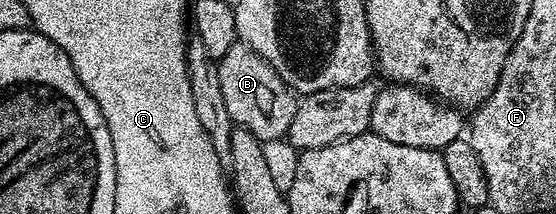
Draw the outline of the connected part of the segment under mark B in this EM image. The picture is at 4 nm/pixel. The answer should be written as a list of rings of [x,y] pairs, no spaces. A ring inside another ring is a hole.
[[[239,39],[230,47],[227,55],[219,58],[217,70],[223,103],[227,103],[227,115],[231,115],[236,128],[251,131],[251,135],[255,135],[261,142],[279,139],[288,134],[291,119],[295,119],[299,97],[278,75],[275,67],[267,63],[267,59],[251,51],[251,47]]]

